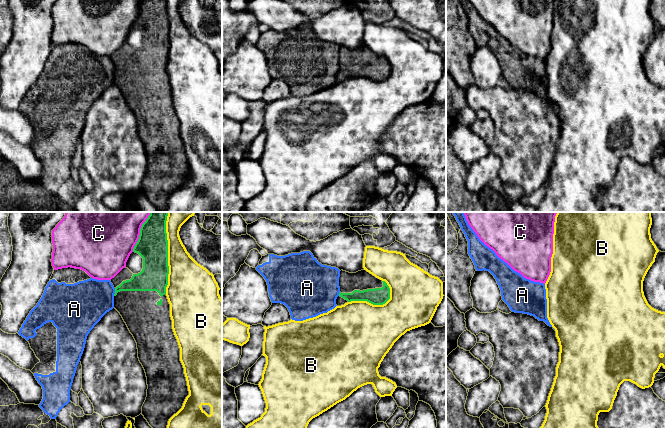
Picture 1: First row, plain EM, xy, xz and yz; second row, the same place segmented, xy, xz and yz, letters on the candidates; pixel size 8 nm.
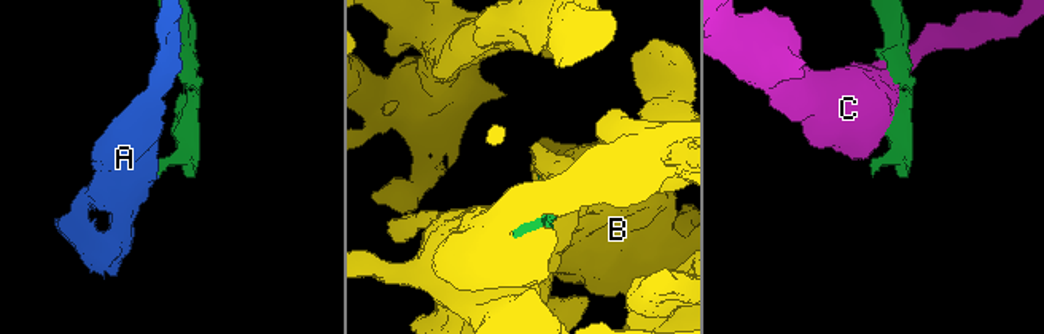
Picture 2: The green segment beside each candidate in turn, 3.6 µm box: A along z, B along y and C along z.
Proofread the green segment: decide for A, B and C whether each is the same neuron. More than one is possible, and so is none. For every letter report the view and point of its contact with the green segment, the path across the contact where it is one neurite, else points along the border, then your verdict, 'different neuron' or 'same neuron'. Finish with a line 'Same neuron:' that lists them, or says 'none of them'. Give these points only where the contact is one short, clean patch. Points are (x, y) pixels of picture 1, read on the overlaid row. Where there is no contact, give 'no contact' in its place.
A: contact xy (115, 292); border xy (115, 288), (113, 295); different neuron
B: contact xy (167, 253); different neuron
C: contact xy (140, 232); different neuron
Same neuron: none of them

